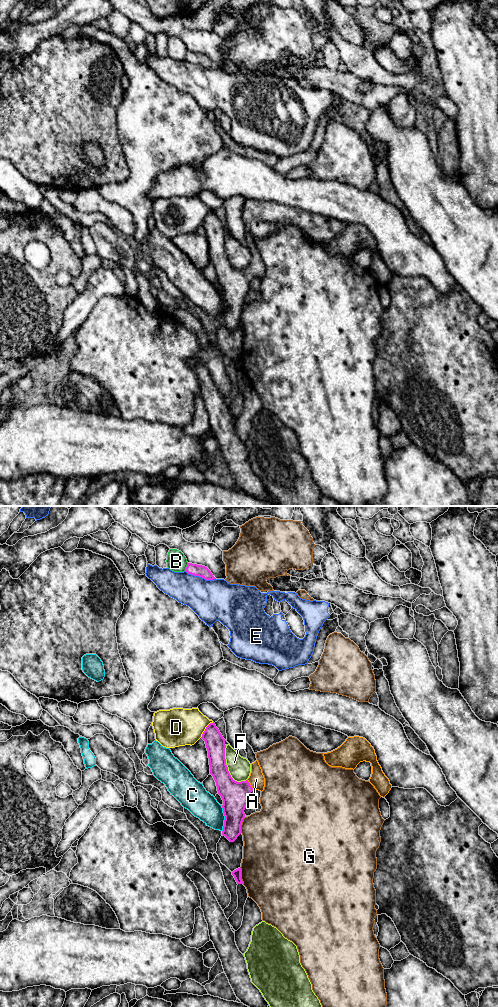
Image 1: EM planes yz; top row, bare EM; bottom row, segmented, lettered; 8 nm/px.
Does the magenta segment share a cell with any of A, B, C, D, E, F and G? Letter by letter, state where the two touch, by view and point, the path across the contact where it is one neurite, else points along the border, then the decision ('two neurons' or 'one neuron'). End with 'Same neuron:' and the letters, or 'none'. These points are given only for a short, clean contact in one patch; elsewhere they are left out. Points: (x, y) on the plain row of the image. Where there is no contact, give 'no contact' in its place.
A: yz (249, 272) | across yz (235, 283), (249, 272), (256, 267) | one neuron
B: yz (186, 55) | two neurons
C: yz (225, 306) | two neurons
D: yz (205, 217) | two neurons
E: yz (200, 64) | two neurons
F: yz (227, 256) | two neurons
G: yz (240, 363) | two neurons
Same neuron: A

